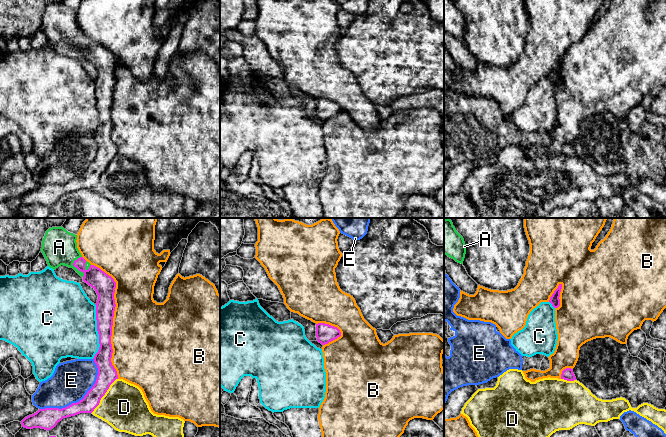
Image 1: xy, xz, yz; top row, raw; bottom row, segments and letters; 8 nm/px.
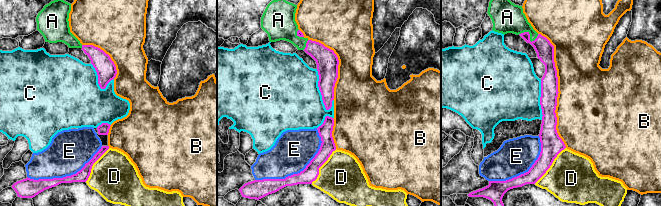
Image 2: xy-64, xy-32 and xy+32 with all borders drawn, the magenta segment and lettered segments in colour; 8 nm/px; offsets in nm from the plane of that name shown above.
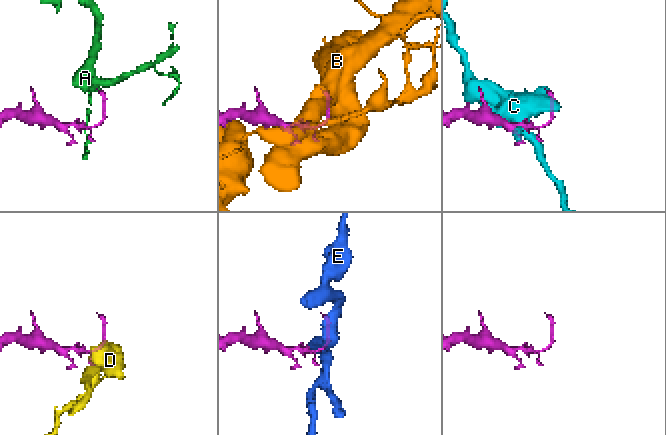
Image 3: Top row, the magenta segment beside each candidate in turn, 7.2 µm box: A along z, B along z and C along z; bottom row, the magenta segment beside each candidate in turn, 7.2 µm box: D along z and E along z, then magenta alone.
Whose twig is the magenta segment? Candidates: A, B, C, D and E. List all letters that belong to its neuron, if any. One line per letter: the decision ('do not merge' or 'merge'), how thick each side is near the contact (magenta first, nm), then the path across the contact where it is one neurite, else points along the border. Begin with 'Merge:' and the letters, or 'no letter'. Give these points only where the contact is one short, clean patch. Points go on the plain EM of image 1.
Merge: A
A: merge; 160 nm thick on the magenta side, 280 nm on the other; runs through xy (96, 54), (81, 42), (75, 42), (73, 37), (59, 23)
B: do not merge; 160 nm thick on the magenta side, 460 nm on the other
C: do not merge; 160 nm thick on the magenta side, 460 nm on the other
D: do not merge; 160 nm thick on the magenta side, 360 nm on the other; border along xy (117, 154), (91, 188)
E: do not merge; 140 nm thick on the magenta side, 320 nm on the other

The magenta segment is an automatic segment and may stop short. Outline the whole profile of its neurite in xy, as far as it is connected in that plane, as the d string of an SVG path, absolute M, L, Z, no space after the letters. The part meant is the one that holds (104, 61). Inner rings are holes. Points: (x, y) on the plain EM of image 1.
M62 2L49 4L43 14L41 28L50 44L55 46L61 41L73 44L98 71L96 96L100 123L93 134L98 144L97 155L93 163L79 178L62 185L39 185L36 189L25 193L21 200L27 205L41 204L48 207L63 194L80 189L92 189L110 161L118 155L117 147L111 138L116 58L111 52L82 33L76 16L77 11L68 8Z

